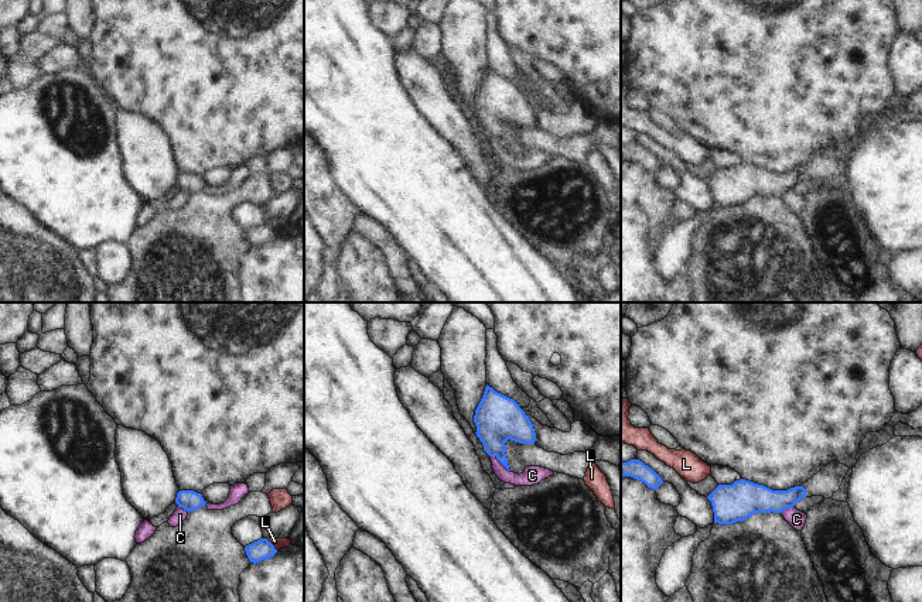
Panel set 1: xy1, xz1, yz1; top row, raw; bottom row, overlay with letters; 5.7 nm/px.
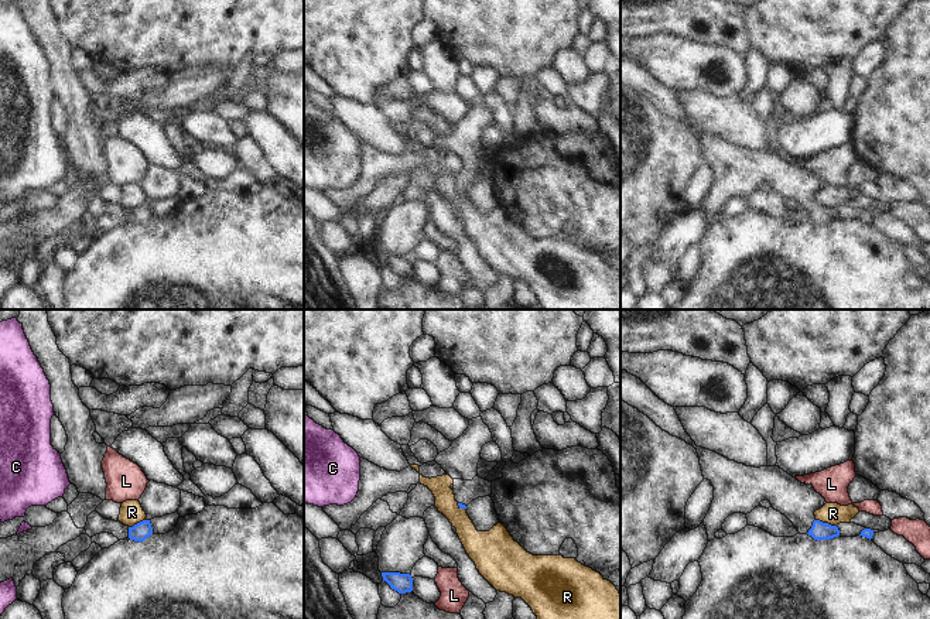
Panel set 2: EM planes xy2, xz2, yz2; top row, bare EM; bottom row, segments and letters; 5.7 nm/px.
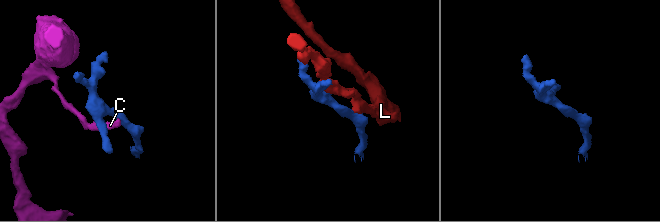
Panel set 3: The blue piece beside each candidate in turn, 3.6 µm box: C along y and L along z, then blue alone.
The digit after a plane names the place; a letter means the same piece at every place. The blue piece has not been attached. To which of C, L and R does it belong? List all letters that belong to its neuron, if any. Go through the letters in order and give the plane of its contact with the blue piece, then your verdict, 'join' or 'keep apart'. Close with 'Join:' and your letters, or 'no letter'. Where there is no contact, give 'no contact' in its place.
C: xz1 | keep apart
L: xy1 | keep apart
R: yz2 | keep apart
Join: no letter

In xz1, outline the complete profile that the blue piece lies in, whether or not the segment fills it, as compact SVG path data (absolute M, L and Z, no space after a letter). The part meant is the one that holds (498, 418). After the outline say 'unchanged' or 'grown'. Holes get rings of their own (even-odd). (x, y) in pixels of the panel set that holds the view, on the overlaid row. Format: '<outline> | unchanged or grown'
M486 384L475 410L477 437L489 456L495 456L508 471L508 439L519 444L535 444L536 432L529 415L519 404Z | unchanged

